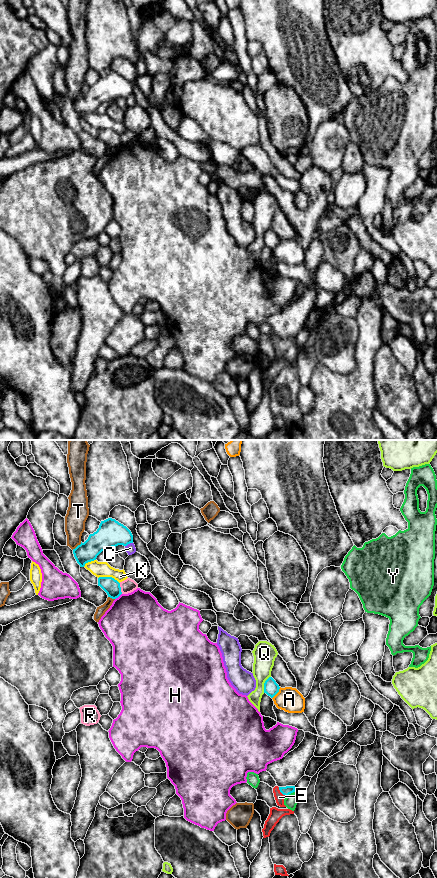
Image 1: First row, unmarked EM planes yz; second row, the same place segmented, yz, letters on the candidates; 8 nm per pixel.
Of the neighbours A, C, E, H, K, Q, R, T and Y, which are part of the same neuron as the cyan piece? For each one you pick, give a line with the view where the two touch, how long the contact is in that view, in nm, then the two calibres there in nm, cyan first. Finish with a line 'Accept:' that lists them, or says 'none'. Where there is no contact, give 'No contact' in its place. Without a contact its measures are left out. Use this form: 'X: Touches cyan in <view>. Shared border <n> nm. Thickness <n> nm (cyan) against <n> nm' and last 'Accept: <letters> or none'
E: Touches cyan in yz. Shared border 100 nm. Thickness 70 nm (cyan) against 80 nm
Accept: E

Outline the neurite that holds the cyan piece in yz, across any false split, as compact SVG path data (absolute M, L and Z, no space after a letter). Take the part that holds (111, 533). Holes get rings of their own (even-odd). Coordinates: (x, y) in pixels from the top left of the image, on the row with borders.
M108 518L101 521L97 531L90 534L84 543L73 549L73 554L80 567L84 567L86 563L96 560L102 551L130 543L133 543L131 531L115 519Z

